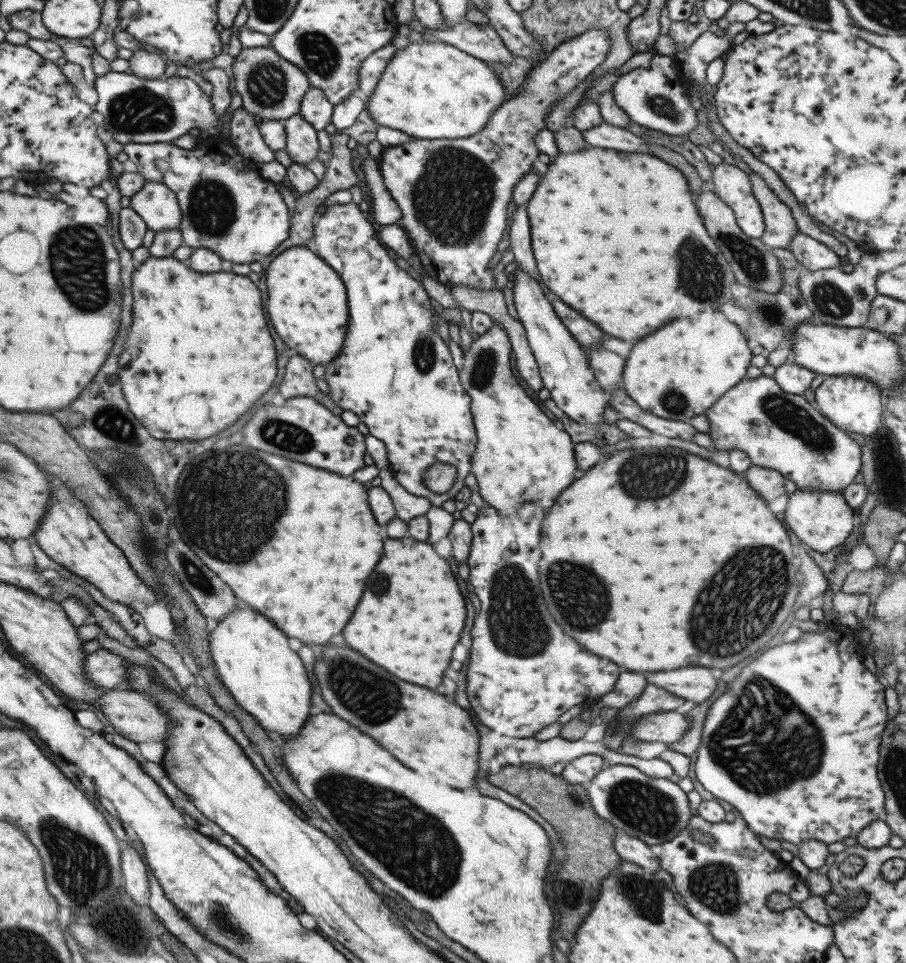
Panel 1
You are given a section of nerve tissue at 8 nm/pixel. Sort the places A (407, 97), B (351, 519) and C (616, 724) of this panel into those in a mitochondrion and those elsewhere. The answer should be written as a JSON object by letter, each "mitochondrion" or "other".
{"A":"other","B":"other","C":"other"}

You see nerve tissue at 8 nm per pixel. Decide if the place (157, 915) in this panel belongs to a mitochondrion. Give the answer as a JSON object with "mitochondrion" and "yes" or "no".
{"mitochondrion":"no"}

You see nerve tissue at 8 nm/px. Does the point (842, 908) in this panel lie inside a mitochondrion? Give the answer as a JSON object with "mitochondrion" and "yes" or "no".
{"mitochondrion":"yes"}

